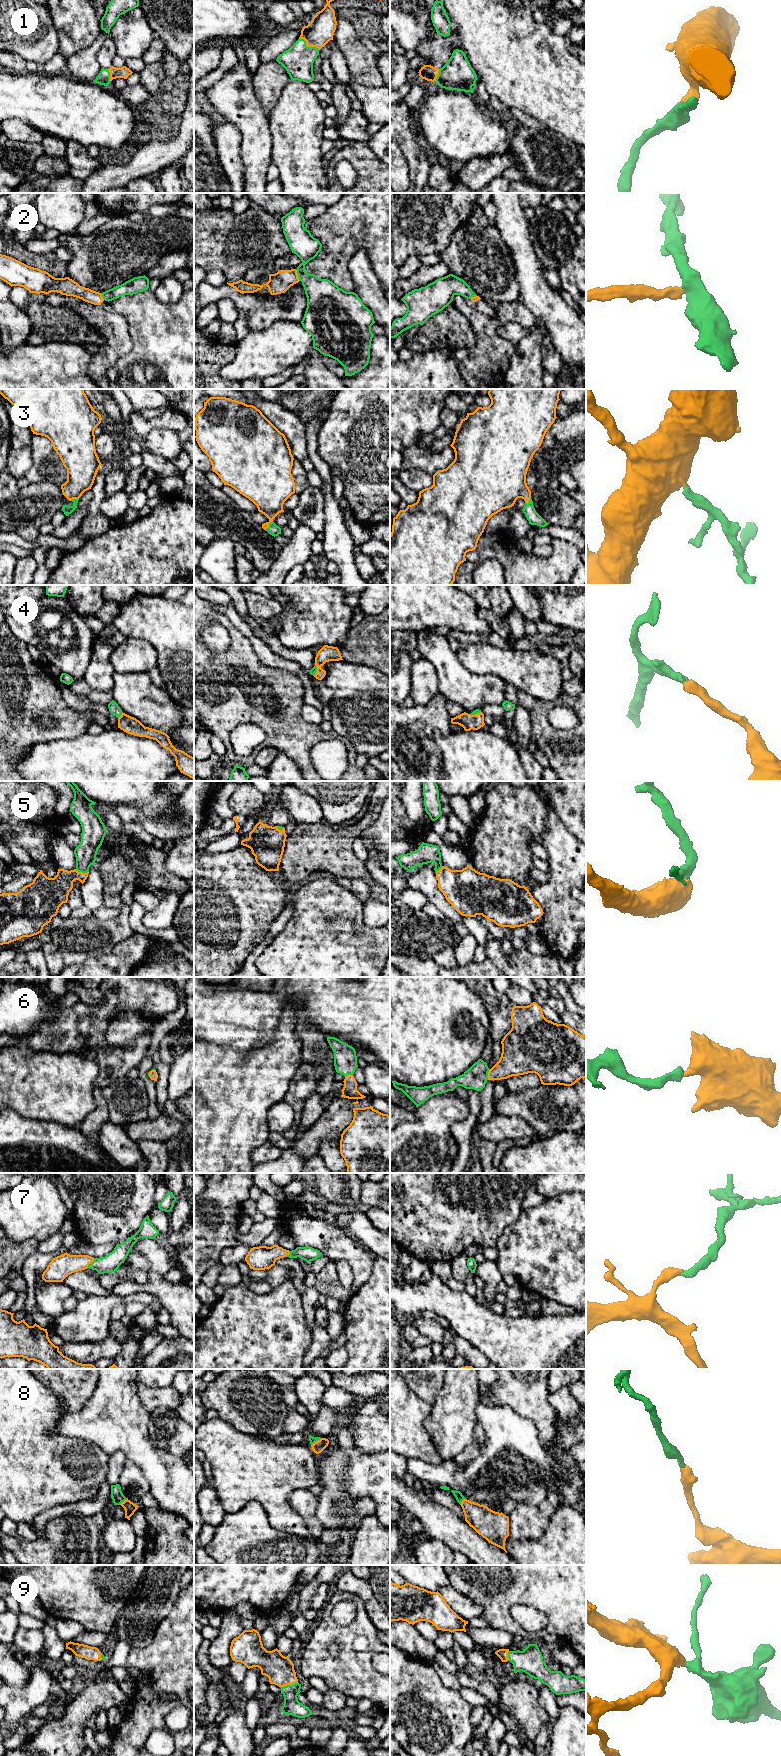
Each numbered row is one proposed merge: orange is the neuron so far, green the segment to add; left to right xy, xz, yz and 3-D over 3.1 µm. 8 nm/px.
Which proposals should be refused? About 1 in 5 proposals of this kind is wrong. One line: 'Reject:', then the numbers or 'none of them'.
Reject: 2

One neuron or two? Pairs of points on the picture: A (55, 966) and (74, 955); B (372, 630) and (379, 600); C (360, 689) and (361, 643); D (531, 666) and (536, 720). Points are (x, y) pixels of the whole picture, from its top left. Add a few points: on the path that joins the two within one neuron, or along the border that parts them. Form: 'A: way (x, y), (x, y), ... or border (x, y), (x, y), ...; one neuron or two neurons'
A: border (52, 941), (66, 964); two neurons
B: border (379, 612), (366, 616); two neurons
C: border (343, 659), (363, 663), (379, 671); two neurons
D: border (556, 697), (552, 699), (535, 699); two neurons

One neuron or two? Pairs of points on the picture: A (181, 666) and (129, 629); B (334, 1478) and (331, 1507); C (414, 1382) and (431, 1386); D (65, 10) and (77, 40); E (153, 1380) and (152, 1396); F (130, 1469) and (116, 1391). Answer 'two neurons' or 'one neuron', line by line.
A: one neuron
B: one neuron
C: one neuron
D: one neuron
E: two neurons
F: two neurons

